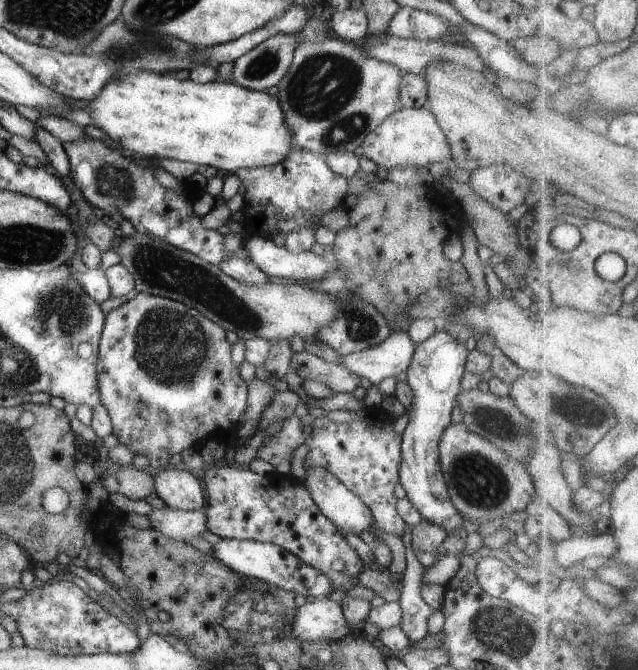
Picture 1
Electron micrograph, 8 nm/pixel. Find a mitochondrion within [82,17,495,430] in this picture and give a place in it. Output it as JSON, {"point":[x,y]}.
{"point":[324,88]}

